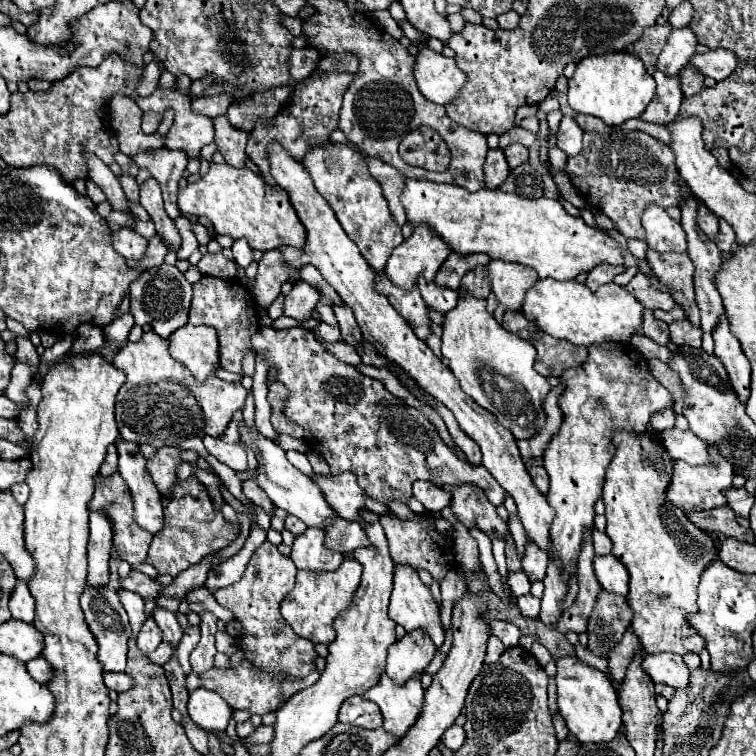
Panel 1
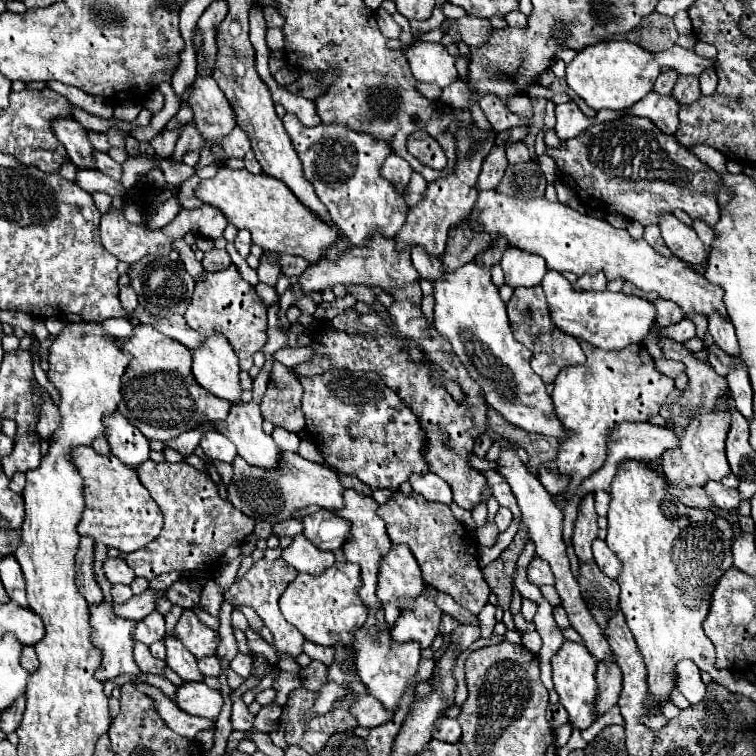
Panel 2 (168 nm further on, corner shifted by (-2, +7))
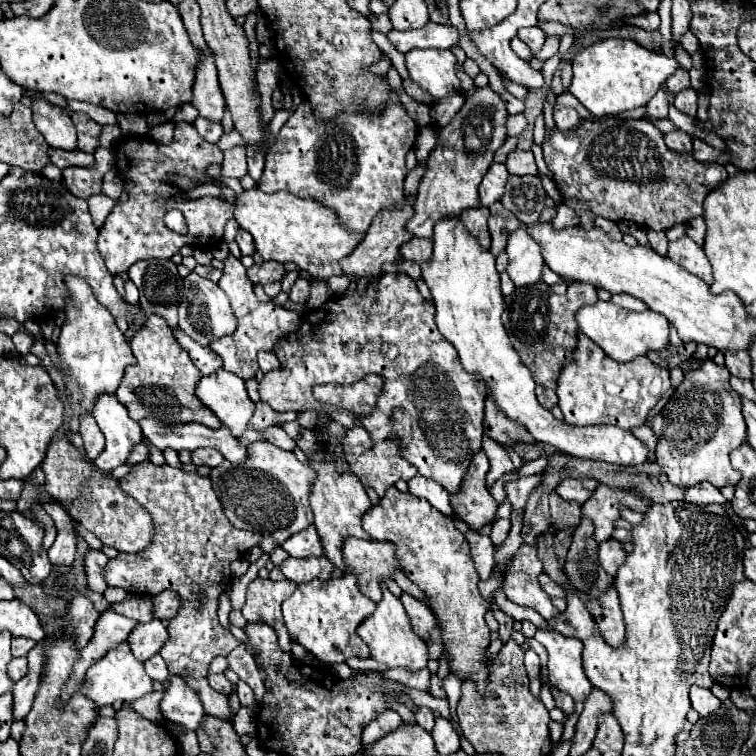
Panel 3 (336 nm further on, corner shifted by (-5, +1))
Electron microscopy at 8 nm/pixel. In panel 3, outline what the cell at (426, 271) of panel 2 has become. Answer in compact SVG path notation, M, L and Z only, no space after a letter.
M411 239L409 243L401 245L401 255L409 261L415 261L415 263L429 261L431 253L433 253L433 247L431 247L429 239Z

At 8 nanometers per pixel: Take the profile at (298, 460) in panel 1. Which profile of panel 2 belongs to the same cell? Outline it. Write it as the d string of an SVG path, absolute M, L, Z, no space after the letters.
M276 427L274 433L272 433L272 439L276 441L276 445L282 449L282 451L290 451L290 453L298 453L298 447L300 447L300 437L296 433L290 433L282 427Z

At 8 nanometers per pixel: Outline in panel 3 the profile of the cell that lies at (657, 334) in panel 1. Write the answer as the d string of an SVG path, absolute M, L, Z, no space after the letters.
M703 361L701 369L689 369L667 405L653 417L651 429L657 437L657 465L677 487L693 487L709 481L715 487L735 485L741 473L731 467L729 455L745 443L747 425L741 413L741 397L731 389L725 367Z

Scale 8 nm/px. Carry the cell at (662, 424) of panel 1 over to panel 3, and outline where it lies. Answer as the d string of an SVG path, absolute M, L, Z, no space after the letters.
M641 425L631 429L630 431L649 448L648 461L655 462L655 447L657 444L657 437L655 437L652 429L648 425Z

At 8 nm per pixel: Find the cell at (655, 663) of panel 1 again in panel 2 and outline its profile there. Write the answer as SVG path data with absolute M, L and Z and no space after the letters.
M680 661L676 665L676 689L694 705L702 701L706 685L700 679L700 669L692 661Z

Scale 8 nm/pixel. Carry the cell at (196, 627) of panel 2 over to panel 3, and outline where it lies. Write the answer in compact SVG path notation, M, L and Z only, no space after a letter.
M143 461L119 481L119 487L149 511L155 531L151 545L145 551L119 553L115 559L109 559L103 569L103 579L107 585L121 587L135 595L157 595L165 589L175 591L181 605L177 615L169 621L169 639L159 655L165 659L171 675L189 675L195 679L207 677L209 663L215 657L227 657L241 645L225 627L221 627L217 619L217 599L231 581L231 561L243 557L241 547L258 545L262 535L235 529L229 519L225 519L209 477Z

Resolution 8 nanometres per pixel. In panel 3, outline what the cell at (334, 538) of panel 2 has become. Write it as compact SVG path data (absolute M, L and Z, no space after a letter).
M313 525L307 527L305 531L293 535L291 539L287 539L281 547L289 553L289 557L295 557L295 559L323 555L323 547L321 547L319 535L317 535L317 531L315 531Z

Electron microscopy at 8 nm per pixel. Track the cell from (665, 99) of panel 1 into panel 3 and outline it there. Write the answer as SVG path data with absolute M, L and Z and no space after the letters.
M675 131L675 133L667 133L665 135L665 143L671 151L677 151L677 153L691 153L693 149L693 139L685 133L685 131Z

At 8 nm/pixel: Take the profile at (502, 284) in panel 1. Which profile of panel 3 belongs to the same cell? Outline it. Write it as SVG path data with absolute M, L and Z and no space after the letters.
M525 225L513 231L513 235L509 235L507 255L507 273L515 287L527 287L541 279L541 271L545 265L541 247L537 247L537 241L529 235L529 229Z

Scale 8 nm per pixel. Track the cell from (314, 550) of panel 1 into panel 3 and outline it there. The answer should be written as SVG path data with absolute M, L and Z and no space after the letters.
M309 557L309 559L285 559L279 569L283 571L283 575L295 583L309 583L319 575L319 561L317 557Z

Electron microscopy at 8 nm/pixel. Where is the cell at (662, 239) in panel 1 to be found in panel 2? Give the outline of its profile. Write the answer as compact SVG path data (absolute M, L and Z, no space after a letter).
M660 213L658 227L662 231L662 239L666 241L668 249L676 257L680 257L692 265L704 261L704 257L706 257L704 243L698 239L698 235L692 227L678 221L672 213Z

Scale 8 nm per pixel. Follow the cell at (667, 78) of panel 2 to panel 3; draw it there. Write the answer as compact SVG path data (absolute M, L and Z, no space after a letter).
M657 91L657 95L647 103L647 115L653 119L665 119L667 117L667 95L663 91Z

